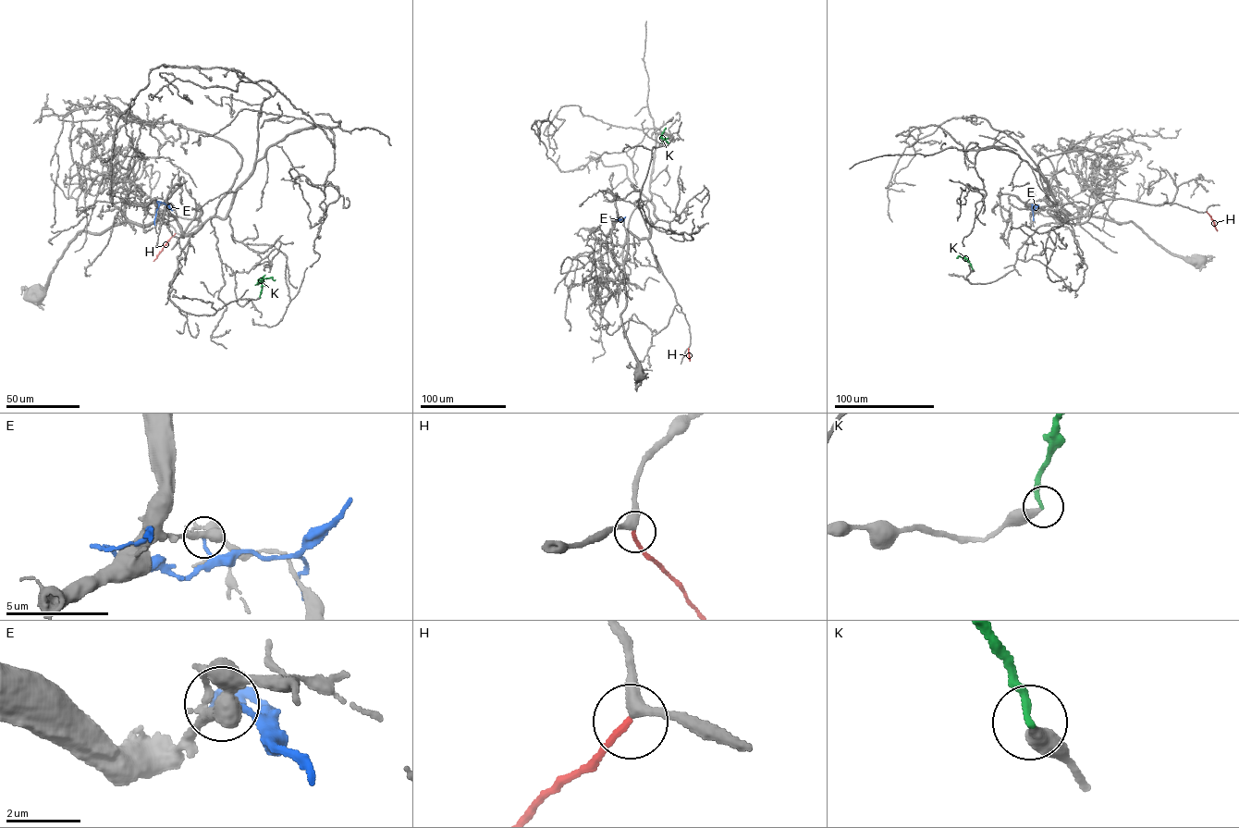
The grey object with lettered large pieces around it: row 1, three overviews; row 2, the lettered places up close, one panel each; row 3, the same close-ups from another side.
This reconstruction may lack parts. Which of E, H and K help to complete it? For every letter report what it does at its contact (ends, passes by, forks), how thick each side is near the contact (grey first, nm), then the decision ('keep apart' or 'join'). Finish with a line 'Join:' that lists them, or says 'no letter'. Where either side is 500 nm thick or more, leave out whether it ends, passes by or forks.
E: it ends there; 380 nm thick on the grey side, 120 nm on the other; keep apart
H: it ends there; 320 nm thick on the grey side, 160 nm on the other; join
K: it ends there; 360 nm thick on the grey side, 190 nm on the other; keep apart
Join: H

